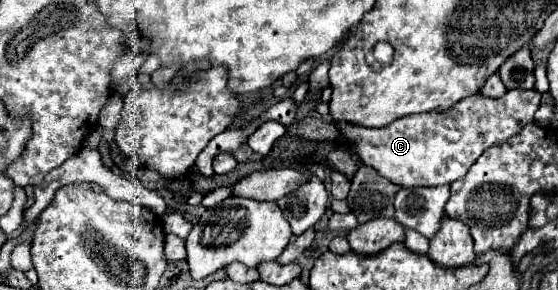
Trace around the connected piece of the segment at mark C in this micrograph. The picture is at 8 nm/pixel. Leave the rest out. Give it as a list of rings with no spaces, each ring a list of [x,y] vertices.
[[[511,89],[501,99],[489,99],[481,93],[461,99],[447,111],[429,111],[407,115],[381,129],[367,129],[339,121],[339,129],[355,147],[365,165],[377,169],[385,179],[401,187],[435,187],[451,185],[461,179],[479,155],[517,135],[539,109],[541,93],[535,89]]]

